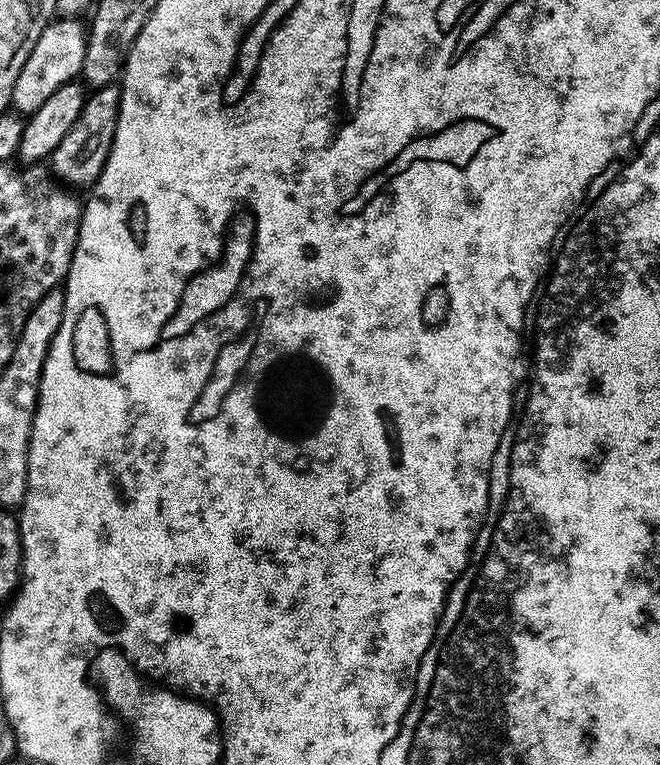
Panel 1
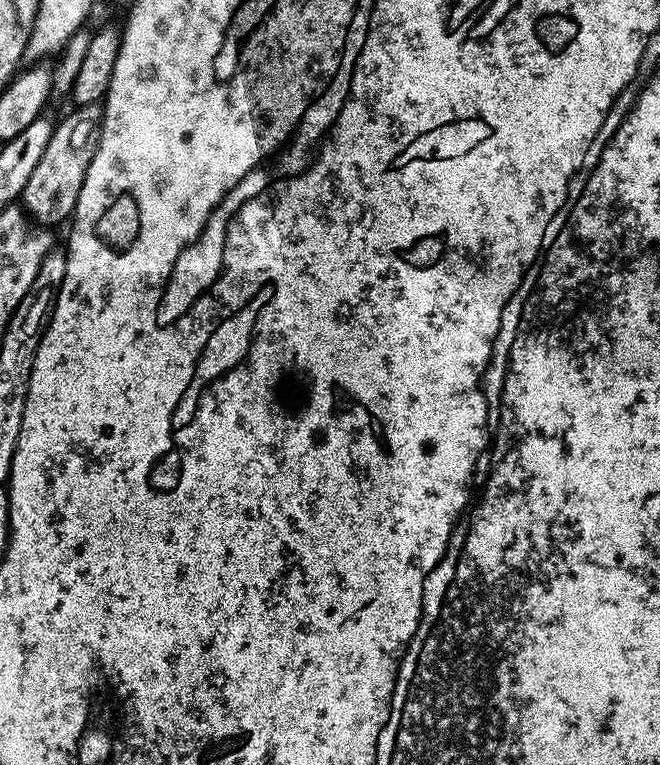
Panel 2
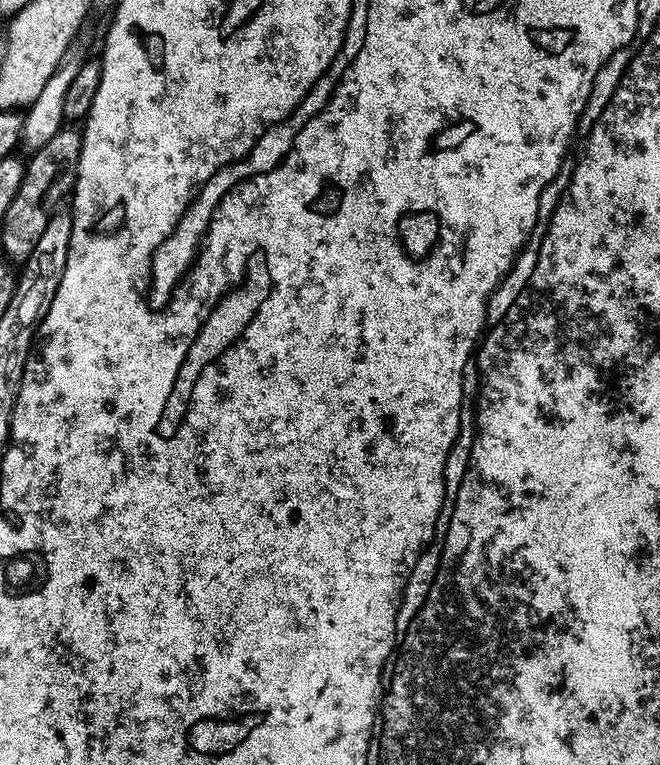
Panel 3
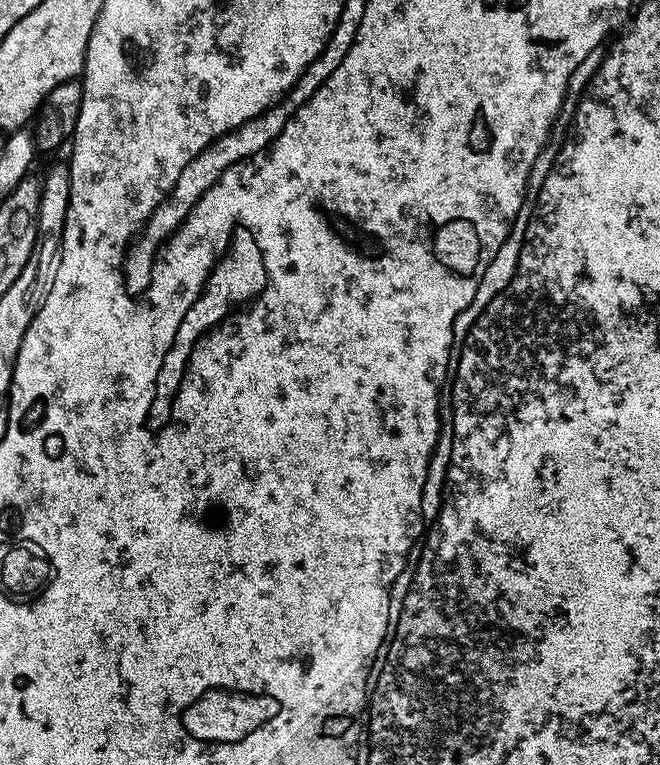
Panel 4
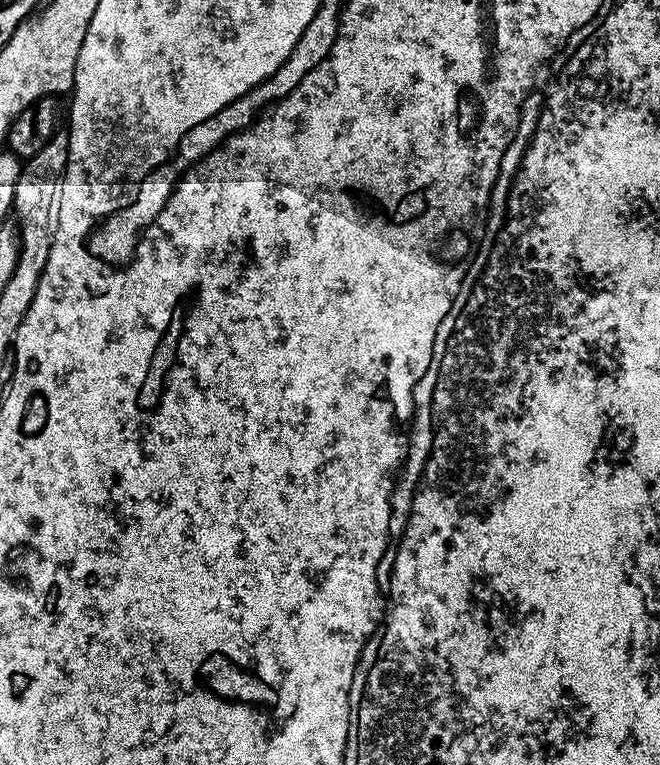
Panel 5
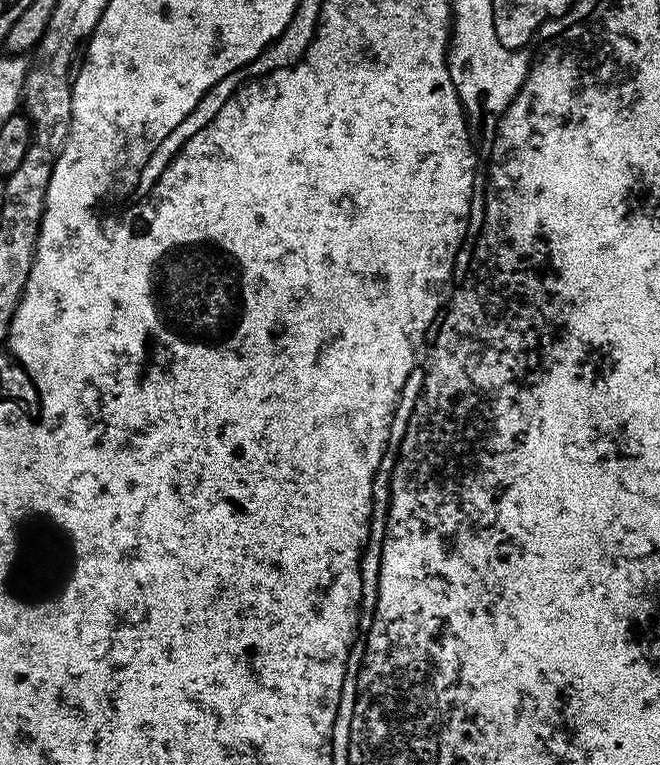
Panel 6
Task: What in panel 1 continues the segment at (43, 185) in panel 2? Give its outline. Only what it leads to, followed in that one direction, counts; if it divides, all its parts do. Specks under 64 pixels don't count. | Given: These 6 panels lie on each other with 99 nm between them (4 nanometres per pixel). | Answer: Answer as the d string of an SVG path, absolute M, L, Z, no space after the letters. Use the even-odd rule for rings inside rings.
M107 84L87 93L82 114L78 114L78 122L70 126L66 138L58 142L50 157L50 171L61 184L76 190L81 190L80 188L88 190L96 183L112 149L112 139L118 126L119 113L120 89L116 84Z

